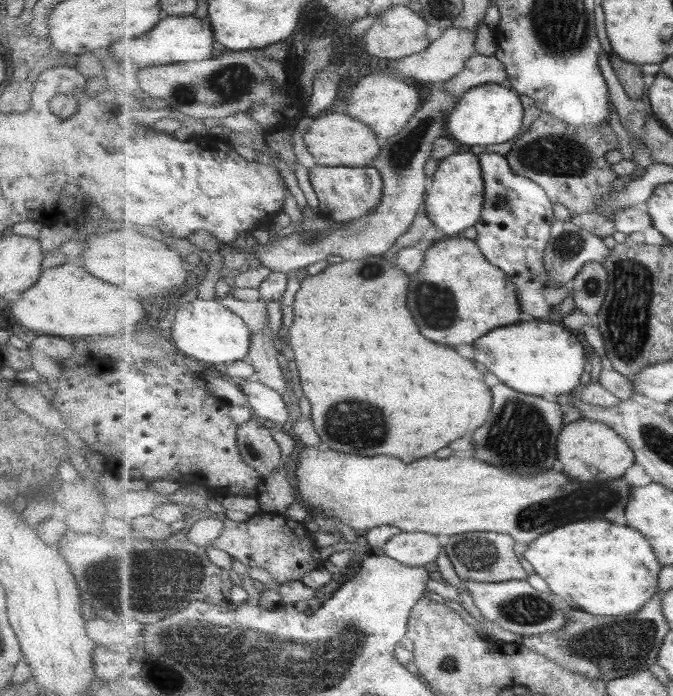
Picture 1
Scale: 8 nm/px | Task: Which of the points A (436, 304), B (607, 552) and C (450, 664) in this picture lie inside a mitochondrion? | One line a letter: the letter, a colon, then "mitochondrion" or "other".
A: mitochondrion
B: other
C: mitochondrion

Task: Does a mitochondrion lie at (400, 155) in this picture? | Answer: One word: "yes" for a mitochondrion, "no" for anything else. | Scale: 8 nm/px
yes

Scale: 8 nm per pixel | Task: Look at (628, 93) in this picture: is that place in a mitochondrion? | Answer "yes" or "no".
no

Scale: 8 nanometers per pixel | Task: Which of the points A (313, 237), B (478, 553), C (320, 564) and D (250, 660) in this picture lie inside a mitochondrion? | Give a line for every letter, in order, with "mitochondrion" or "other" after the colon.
A: other
B: mitochondrion
C: other
D: mitochondrion

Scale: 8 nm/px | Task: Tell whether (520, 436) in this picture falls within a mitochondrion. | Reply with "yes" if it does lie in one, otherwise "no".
yes

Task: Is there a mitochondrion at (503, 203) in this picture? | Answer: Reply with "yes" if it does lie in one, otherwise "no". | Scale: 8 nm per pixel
yes

